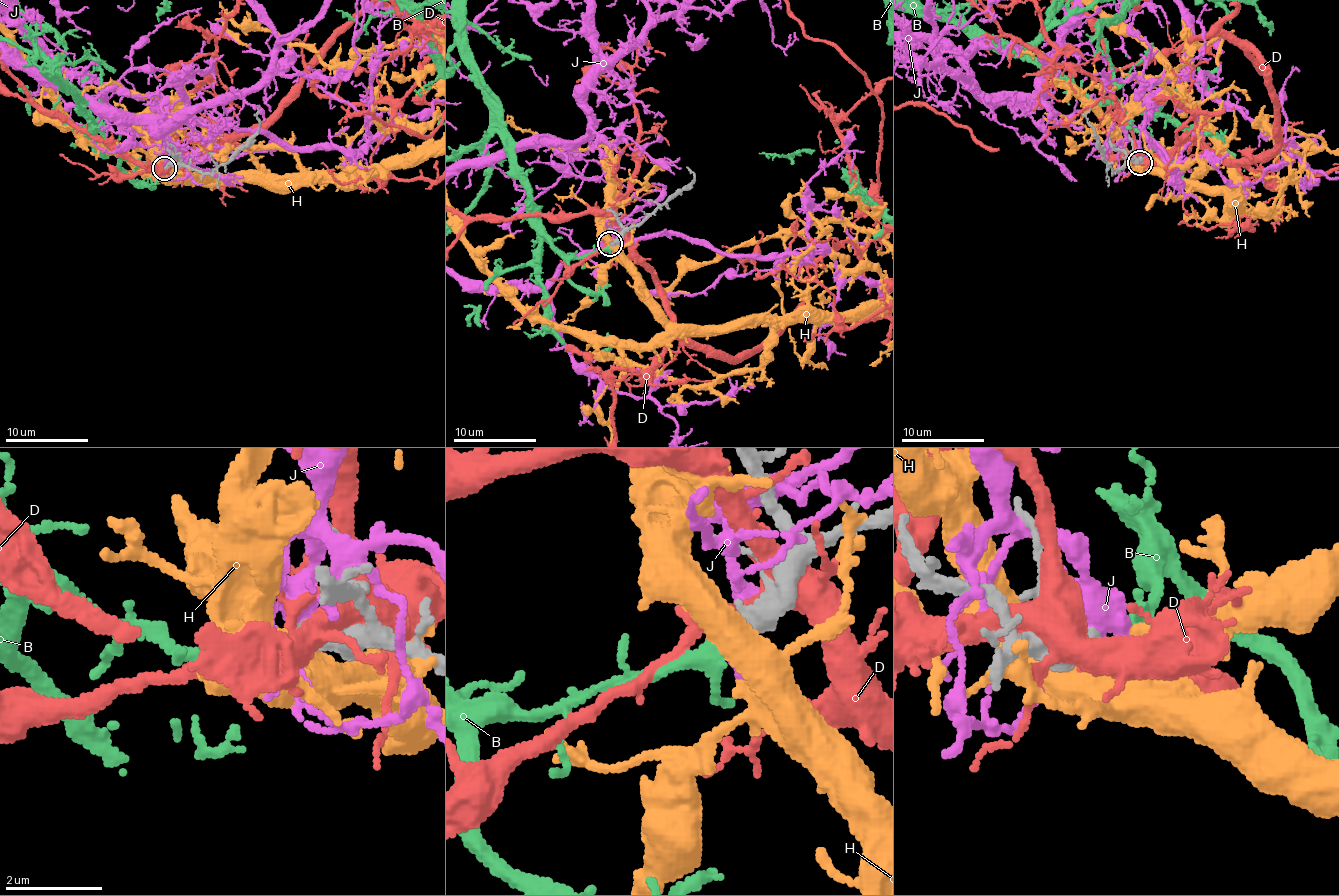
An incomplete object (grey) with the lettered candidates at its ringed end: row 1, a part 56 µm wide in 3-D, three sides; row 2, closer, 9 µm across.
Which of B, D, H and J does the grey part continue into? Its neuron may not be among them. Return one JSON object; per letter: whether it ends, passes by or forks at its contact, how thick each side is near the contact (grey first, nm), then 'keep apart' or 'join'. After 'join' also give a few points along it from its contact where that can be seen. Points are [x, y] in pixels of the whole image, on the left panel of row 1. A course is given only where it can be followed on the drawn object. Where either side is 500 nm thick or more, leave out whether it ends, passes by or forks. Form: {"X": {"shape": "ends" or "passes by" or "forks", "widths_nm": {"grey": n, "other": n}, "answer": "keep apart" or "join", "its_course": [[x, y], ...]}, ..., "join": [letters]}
{"B": {"shape": "passes by", "widths_nm": {"grey": 400, "other": 200}, "answer": "join"}, "D": {"widths_nm": {"grey": 500, "other": 200}, "answer": "keep apart"}, "H": {"widths_nm": {"grey": 440, "other": 550}, "answer": "keep apart"}, "J": {"widths_nm": {"grey": 550, "other": 440}, "answer": "keep apart"}, "join": ["B"]}

